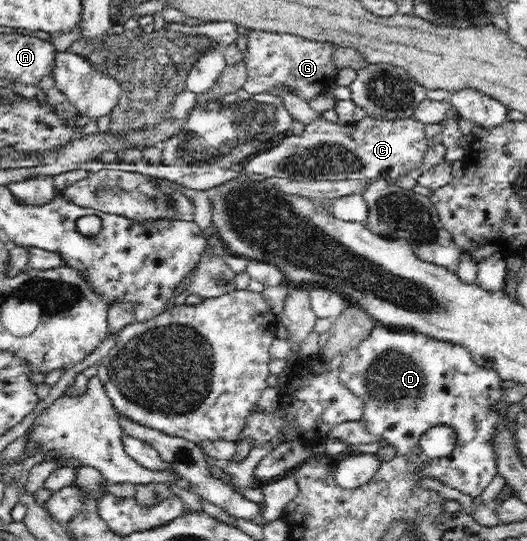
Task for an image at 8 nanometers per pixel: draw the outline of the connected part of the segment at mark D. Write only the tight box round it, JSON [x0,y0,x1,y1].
[341,324,505,498]

